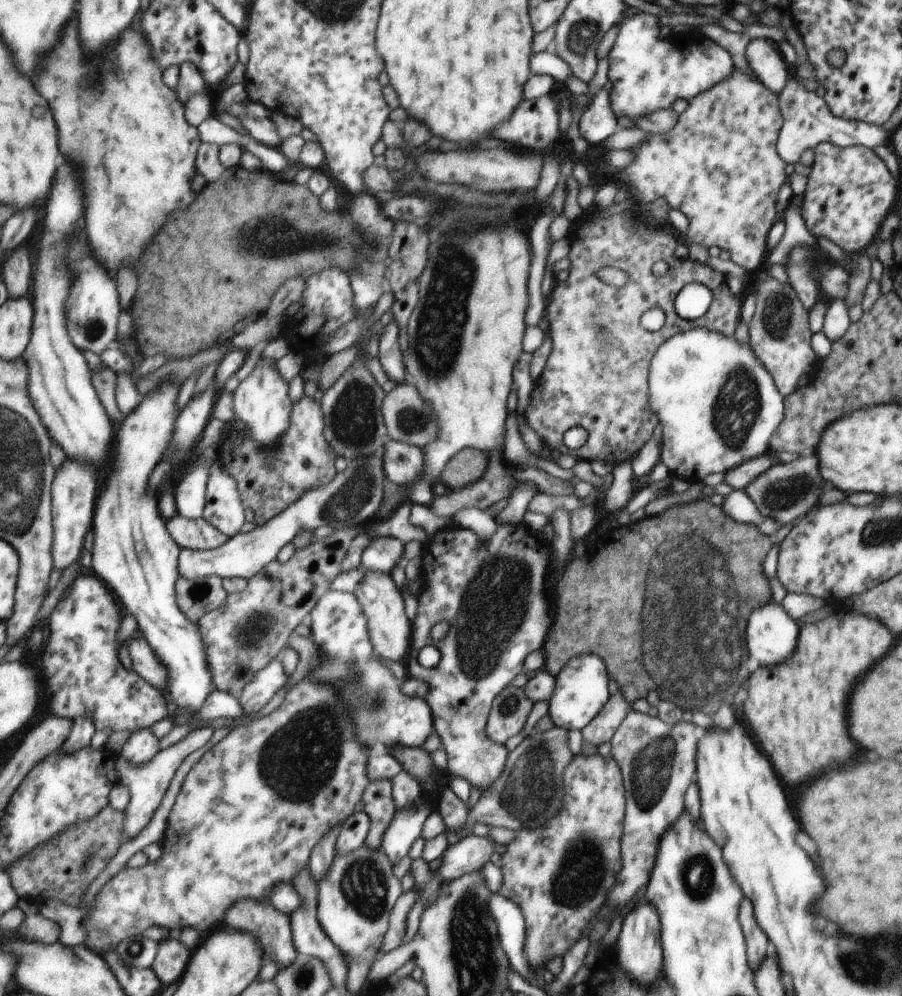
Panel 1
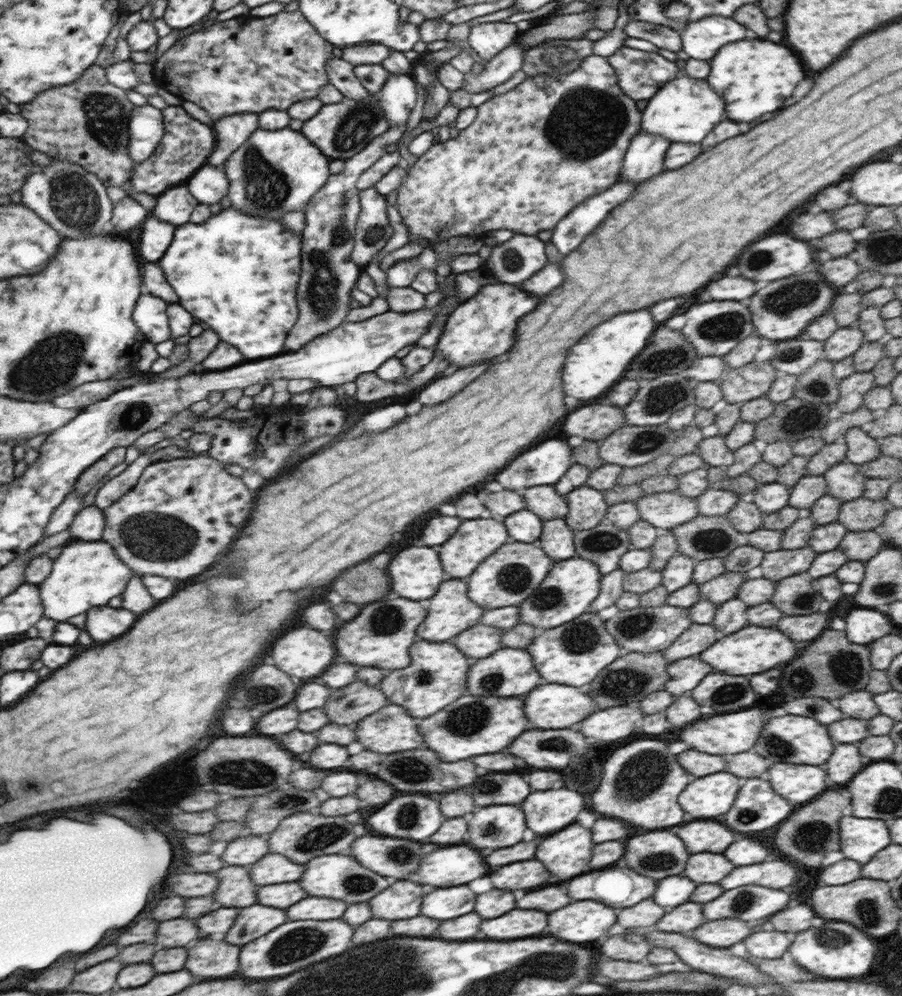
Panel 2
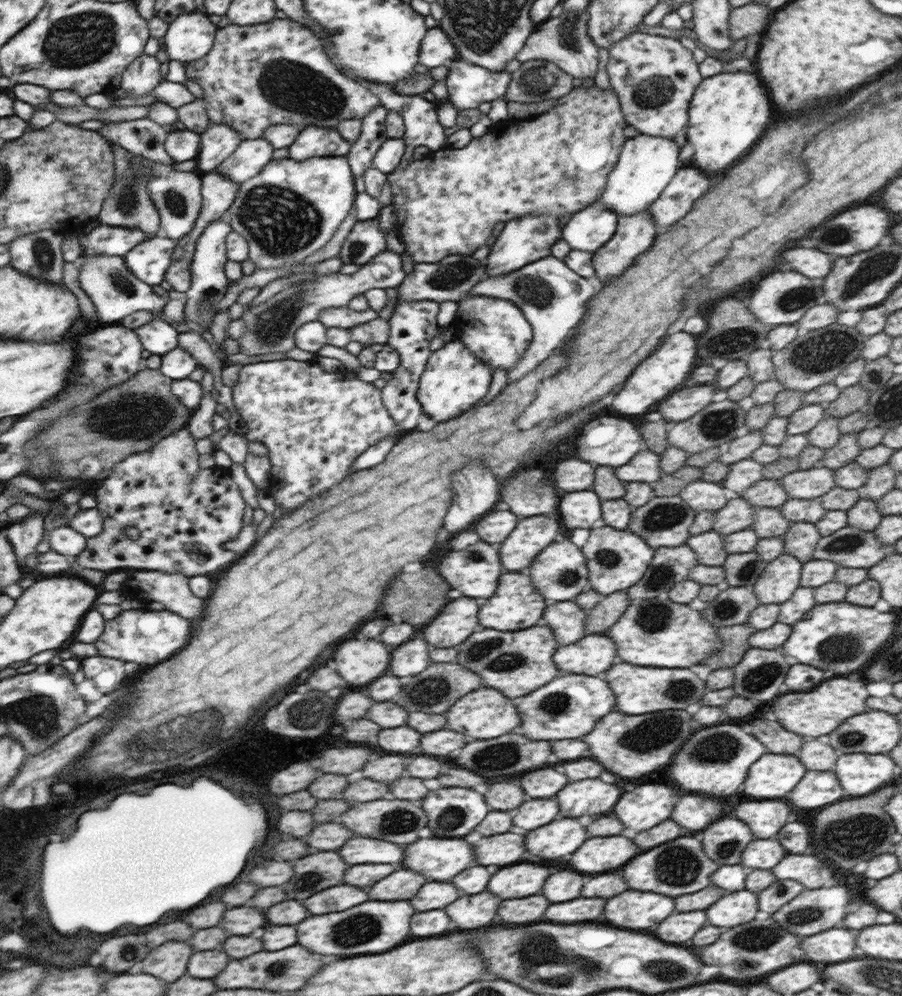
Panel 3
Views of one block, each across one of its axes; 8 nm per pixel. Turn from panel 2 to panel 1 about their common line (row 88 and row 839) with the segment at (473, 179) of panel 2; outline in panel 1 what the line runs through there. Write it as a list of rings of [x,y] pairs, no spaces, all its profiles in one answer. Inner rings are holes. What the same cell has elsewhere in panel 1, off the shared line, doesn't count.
[[[583,753],[574,755],[572,760],[564,767],[563,770],[563,789],[564,794],[561,797],[562,806],[552,818],[549,818],[543,825],[534,827],[534,829],[520,829],[513,831],[515,837],[505,845],[506,851],[501,855],[500,866],[503,874],[503,881],[499,888],[499,893],[508,900],[514,900],[514,904],[520,906],[522,914],[524,914],[524,920],[526,920],[526,946],[524,946],[524,954],[526,954],[526,960],[530,964],[530,968],[542,968],[548,960],[556,958],[556,956],[564,956],[570,948],[576,944],[576,940],[580,940],[582,932],[586,930],[586,926],[596,918],[600,916],[600,908],[606,905],[608,893],[615,887],[616,878],[622,870],[622,855],[621,855],[621,838],[622,828],[624,828],[625,817],[625,786],[622,784],[622,773],[618,763],[614,758],[602,757],[598,753],[585,756]]]

